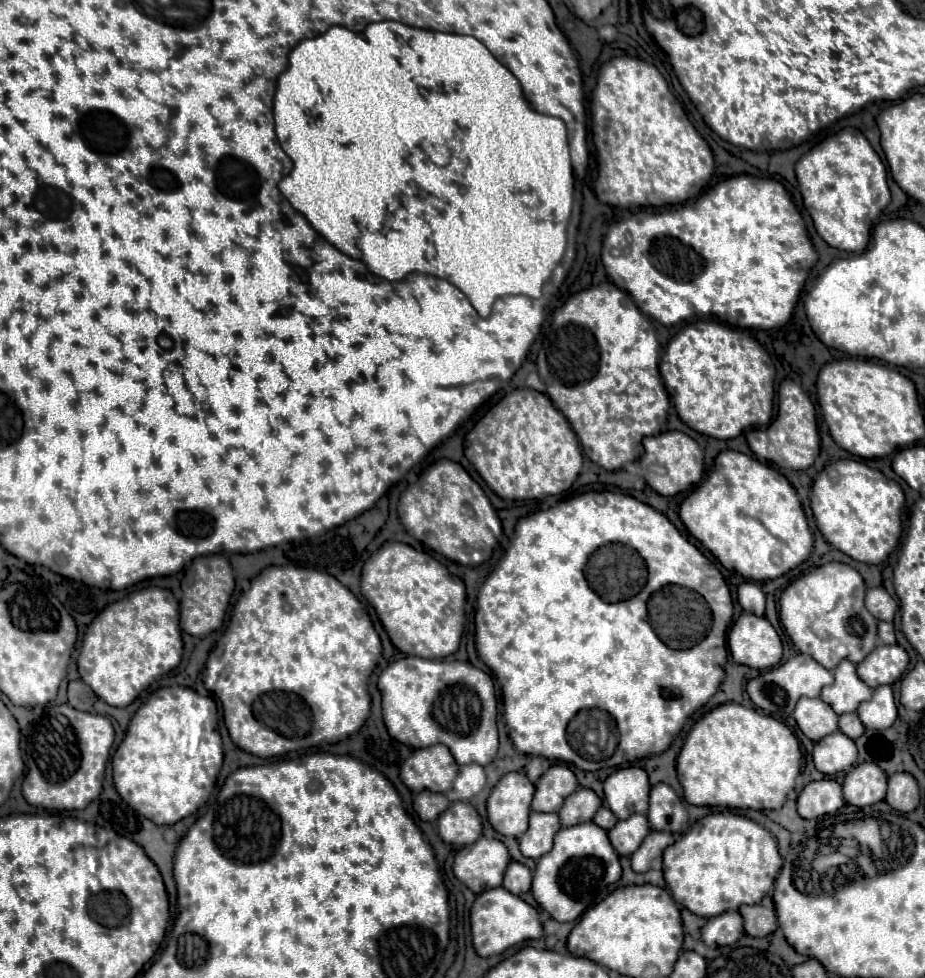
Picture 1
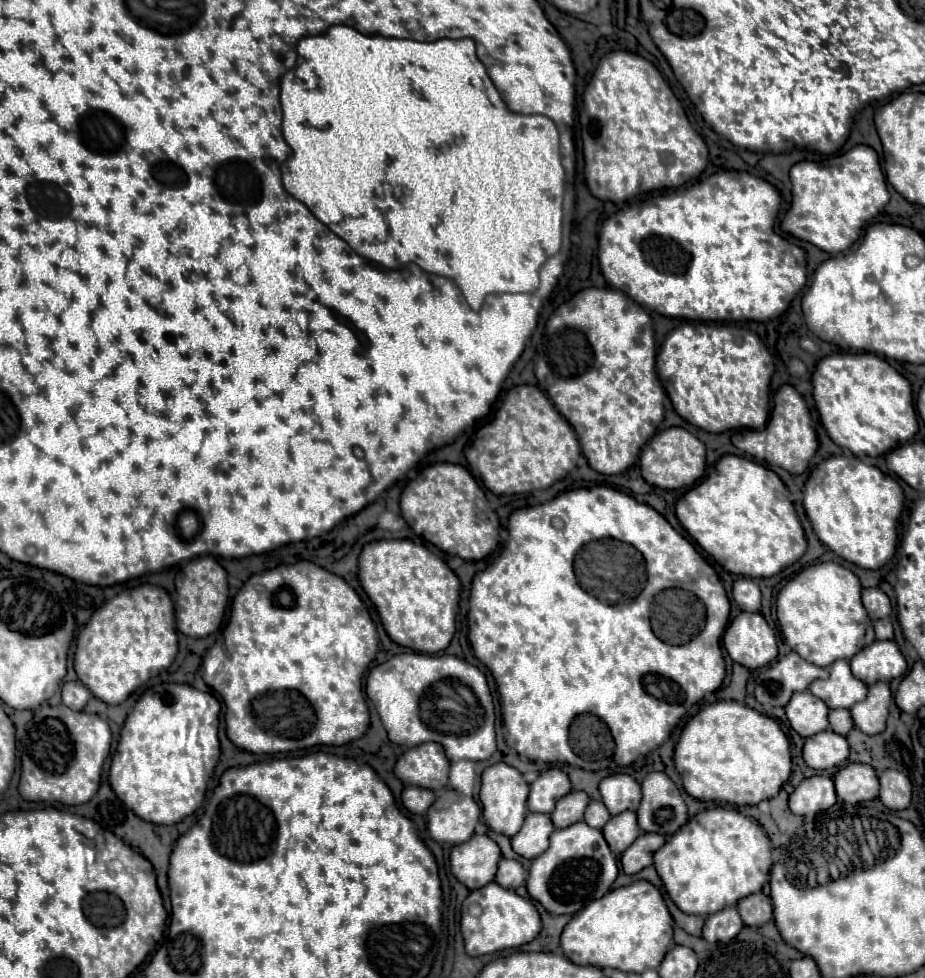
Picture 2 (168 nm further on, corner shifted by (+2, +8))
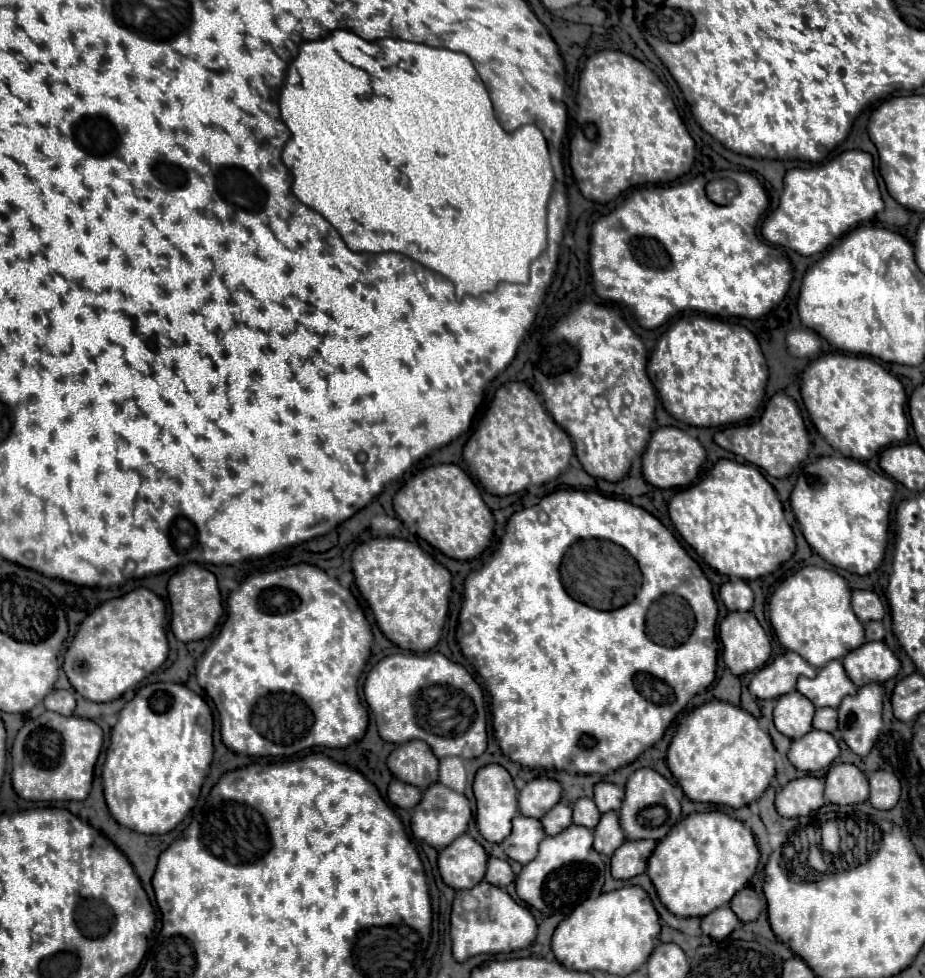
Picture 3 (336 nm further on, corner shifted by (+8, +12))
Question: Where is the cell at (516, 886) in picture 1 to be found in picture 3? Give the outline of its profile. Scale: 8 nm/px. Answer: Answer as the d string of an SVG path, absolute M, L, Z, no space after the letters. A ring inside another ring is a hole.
M489 858L489 864L487 864L487 874L485 874L485 880L491 882L493 886L501 886L505 888L507 884L511 884L515 878L511 866L505 862L505 860L499 860L499 858Z

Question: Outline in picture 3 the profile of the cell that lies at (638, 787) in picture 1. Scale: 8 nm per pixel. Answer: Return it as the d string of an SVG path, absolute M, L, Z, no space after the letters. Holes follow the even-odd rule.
M597 782L593 800L601 814L611 812L611 810L619 812L621 804L623 804L623 788L619 788L617 784L611 784L611 782Z

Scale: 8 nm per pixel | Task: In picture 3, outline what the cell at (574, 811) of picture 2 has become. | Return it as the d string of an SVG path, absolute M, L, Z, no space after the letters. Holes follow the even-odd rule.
M559 802L555 804L543 818L543 828L545 828L545 834L559 834L559 830L565 830L567 826L573 824L571 820L571 804L567 802Z

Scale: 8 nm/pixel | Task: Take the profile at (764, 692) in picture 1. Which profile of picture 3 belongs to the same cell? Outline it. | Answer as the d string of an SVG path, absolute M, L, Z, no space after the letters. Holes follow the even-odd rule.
M785 652L755 674L755 678L749 684L749 692L761 700L779 698L795 690L799 676L815 678L815 674L817 668L803 660L799 654Z

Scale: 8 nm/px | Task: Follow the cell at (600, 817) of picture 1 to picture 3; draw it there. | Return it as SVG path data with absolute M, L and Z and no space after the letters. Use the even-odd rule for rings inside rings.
M579 798L573 804L573 824L587 826L589 830L593 830L599 824L599 818L601 818L601 812L597 810L597 806L595 806L593 800Z

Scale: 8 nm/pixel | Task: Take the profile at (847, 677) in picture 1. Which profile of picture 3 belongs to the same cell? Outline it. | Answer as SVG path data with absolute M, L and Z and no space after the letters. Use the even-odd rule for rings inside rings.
M831 660L827 666L819 668L815 678L801 676L797 680L797 690L803 696L807 696L817 708L837 708L845 696L857 694L857 686L847 678L843 664L839 660Z

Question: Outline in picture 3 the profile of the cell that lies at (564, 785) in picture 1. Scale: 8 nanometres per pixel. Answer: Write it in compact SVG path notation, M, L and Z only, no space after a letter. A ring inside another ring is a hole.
M533 778L519 792L519 812L531 818L543 818L561 800L561 790L561 784L553 778Z

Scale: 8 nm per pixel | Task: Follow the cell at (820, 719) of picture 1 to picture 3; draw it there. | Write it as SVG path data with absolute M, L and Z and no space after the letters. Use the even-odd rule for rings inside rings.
M797 690L781 696L775 704L773 718L775 718L775 728L789 736L791 740L801 738L813 728L813 716L815 716L815 706L809 698L803 698Z

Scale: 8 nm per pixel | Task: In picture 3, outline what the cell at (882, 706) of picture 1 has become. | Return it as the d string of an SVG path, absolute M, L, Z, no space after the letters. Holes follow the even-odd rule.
M871 682L867 686L861 686L855 698L845 698L837 708L839 734L847 742L847 746L859 756L869 754L873 742L883 728L881 698L881 684Z

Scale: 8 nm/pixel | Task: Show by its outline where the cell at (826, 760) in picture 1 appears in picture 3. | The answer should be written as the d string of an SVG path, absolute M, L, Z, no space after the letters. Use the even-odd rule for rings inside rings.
M811 730L803 738L793 740L787 756L795 768L803 772L817 772L831 766L839 754L841 750L833 734L823 730Z

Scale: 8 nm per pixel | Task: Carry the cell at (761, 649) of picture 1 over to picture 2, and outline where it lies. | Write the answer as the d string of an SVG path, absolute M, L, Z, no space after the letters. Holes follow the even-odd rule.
M741 612L723 636L723 646L733 662L755 670L777 658L777 640L759 612Z

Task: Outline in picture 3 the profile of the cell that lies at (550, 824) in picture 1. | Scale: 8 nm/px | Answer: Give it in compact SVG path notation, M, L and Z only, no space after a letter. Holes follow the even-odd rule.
M517 814L513 818L513 830L501 842L501 846L509 858L517 860L519 864L527 864L531 862L531 858L535 858L537 846L543 838L545 838L545 830L541 826L541 820Z

